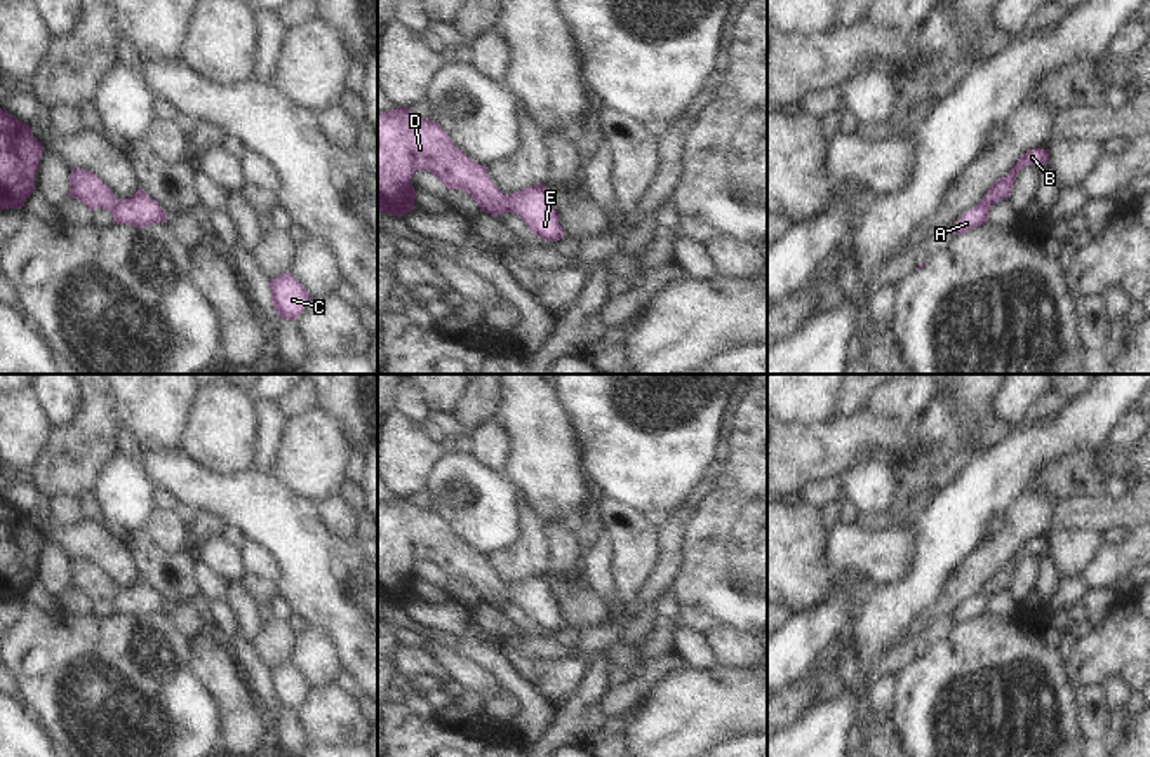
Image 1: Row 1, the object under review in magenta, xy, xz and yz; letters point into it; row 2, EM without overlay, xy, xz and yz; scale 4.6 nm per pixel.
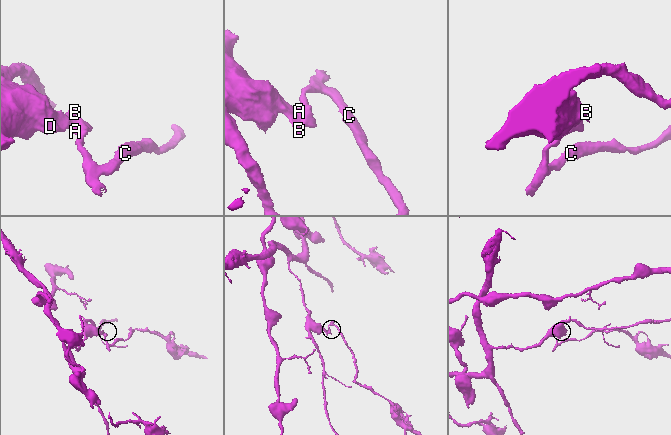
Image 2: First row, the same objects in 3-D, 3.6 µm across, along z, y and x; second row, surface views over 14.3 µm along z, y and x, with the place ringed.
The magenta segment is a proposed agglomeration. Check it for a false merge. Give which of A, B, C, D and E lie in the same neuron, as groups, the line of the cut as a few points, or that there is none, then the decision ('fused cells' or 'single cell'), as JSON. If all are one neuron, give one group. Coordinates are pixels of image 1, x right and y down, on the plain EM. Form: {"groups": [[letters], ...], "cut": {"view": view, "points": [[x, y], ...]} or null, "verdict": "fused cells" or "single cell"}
{"groups": [["A", "C", "E"], ["B", "D"]], "cut": {"view": "xz", "points": [[505, 585], [510, 601]]}, "verdict": "fused cells"}

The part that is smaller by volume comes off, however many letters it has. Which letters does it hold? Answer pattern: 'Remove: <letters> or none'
Remove: A, C, E

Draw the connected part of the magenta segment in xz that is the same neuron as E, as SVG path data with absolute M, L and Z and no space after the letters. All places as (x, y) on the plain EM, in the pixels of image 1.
M545 574L527 576L506 585L510 602L546 632L564 628L557 600L552 597Z

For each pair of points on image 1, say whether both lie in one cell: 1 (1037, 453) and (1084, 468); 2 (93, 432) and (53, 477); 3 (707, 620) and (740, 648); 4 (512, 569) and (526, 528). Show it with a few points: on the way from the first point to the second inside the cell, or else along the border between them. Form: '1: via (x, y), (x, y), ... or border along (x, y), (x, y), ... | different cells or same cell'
1: border along (1098, 451), (1079, 449), (1053, 462), (1030, 486) | different cells
2: via (86, 442), (63, 467) | same cell
3: border along (705, 634), (715, 629), (731, 629), (748, 636) | different cells
4: via (519, 559), (526, 552), (526, 538) | same cell

